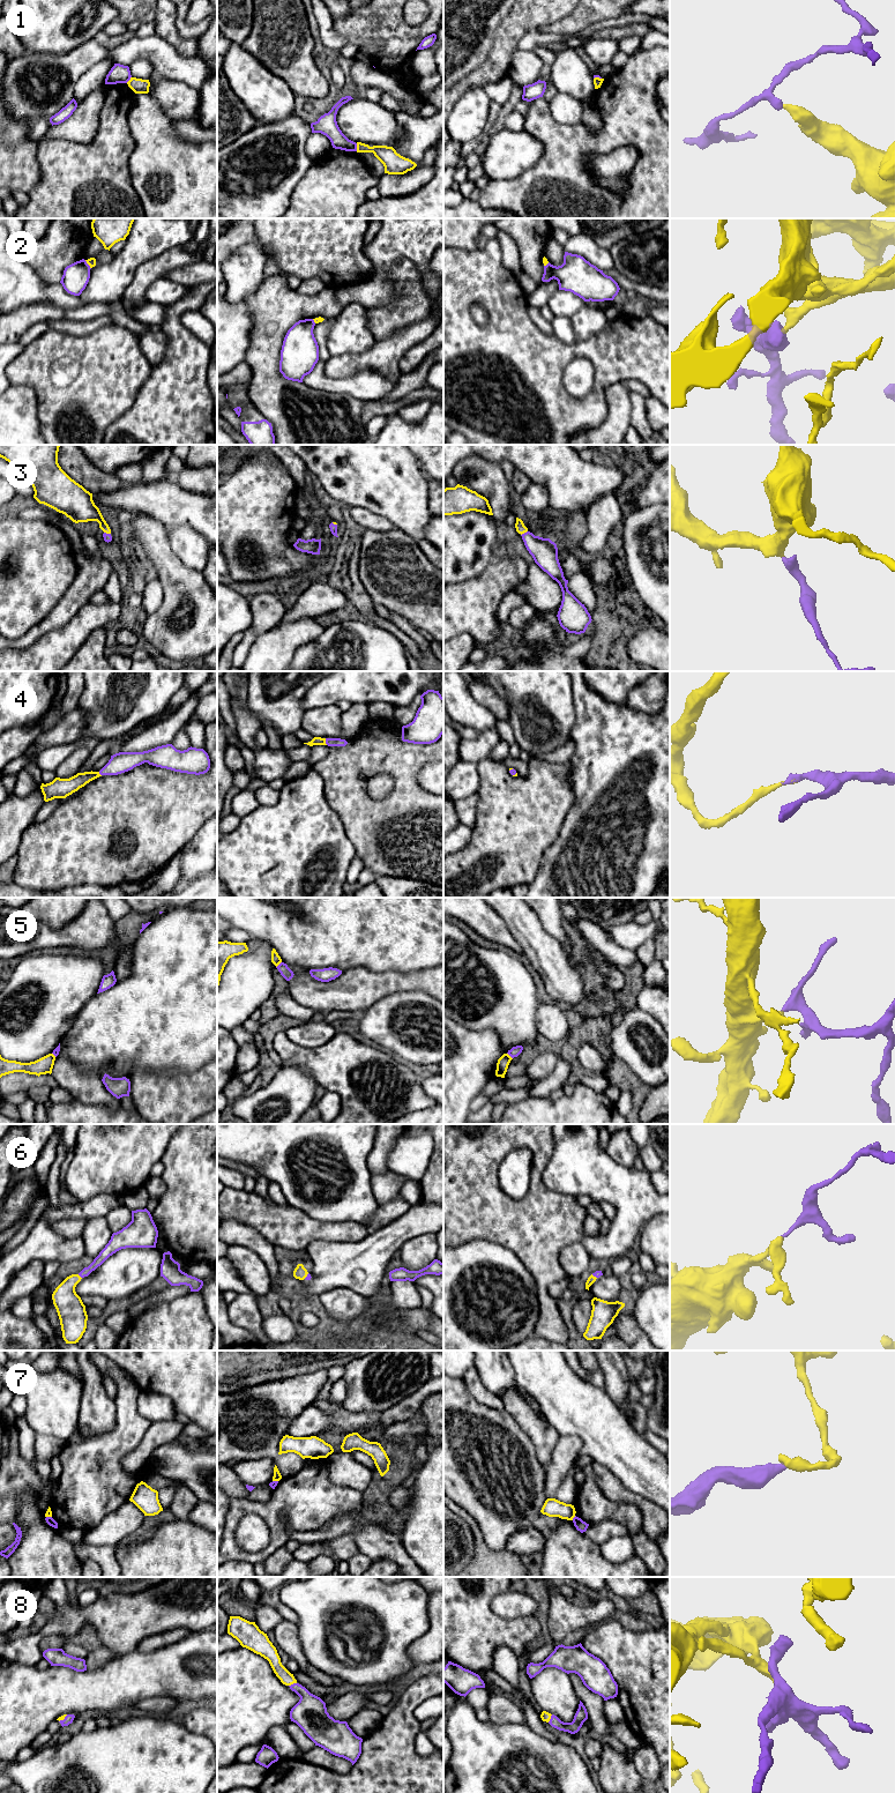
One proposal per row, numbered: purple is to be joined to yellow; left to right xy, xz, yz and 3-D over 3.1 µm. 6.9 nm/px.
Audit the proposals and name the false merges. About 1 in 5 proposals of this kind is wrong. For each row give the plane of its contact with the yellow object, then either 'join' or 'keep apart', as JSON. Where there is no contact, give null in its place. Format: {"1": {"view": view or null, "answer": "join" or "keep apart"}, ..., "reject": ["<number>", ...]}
{"1": {"view": "xz", "answer": "keep apart"}, "2": {"view": "xy", "answer": "keep apart"}, "3": {"view": "yz", "answer": "join"}, "4": {"view": "xz", "answer": "join"}, "5": {"view": "xz", "answer": "keep apart"}, "6": {"view": "xy", "answer": "join"}, "7": {"view": "yz", "answer": "keep apart"}, "8": {"view": "xz", "answer": "join"}, "reject": ["1", "2", "5", "7"]}

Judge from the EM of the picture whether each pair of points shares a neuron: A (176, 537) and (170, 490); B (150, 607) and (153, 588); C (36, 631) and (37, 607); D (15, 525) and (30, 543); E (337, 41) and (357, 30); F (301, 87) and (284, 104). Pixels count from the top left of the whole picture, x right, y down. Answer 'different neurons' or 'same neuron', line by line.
A: different neurons
B: same neuron
C: different neurons
D: same neuron
E: different neurons
F: different neurons

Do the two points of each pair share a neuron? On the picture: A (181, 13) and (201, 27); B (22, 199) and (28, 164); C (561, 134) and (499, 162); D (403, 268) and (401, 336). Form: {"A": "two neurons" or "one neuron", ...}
{"A": "one neuron", "B": "two neurons", "C": "two neurons", "D": "two neurons"}

